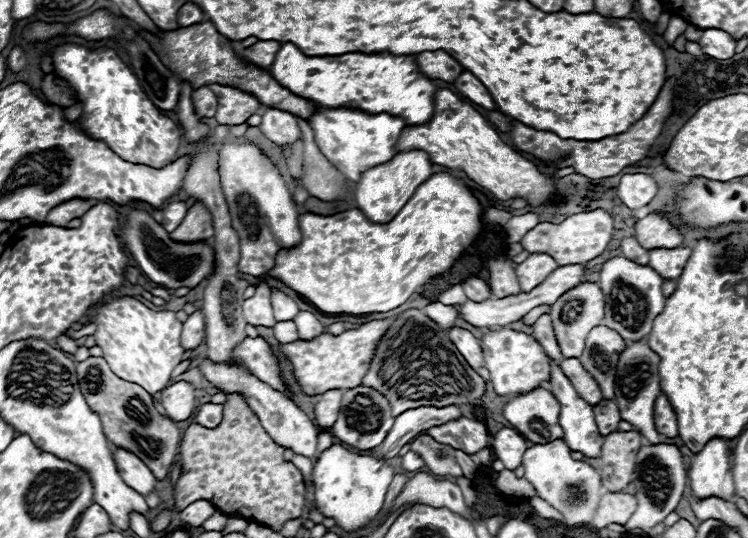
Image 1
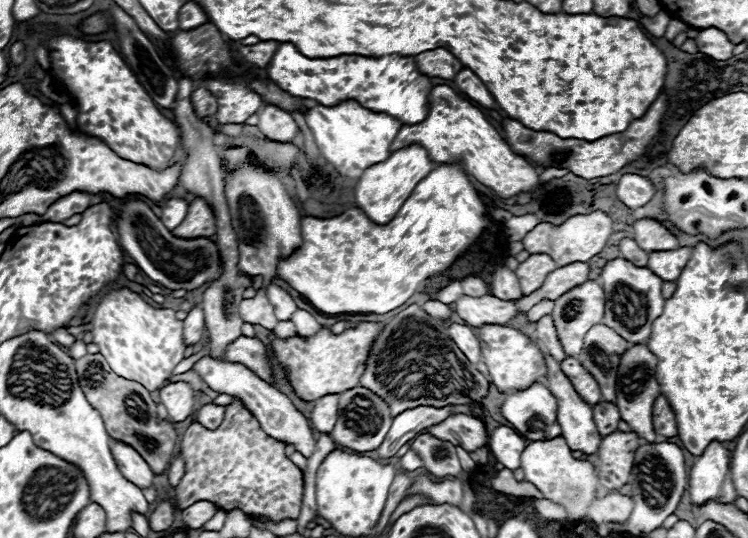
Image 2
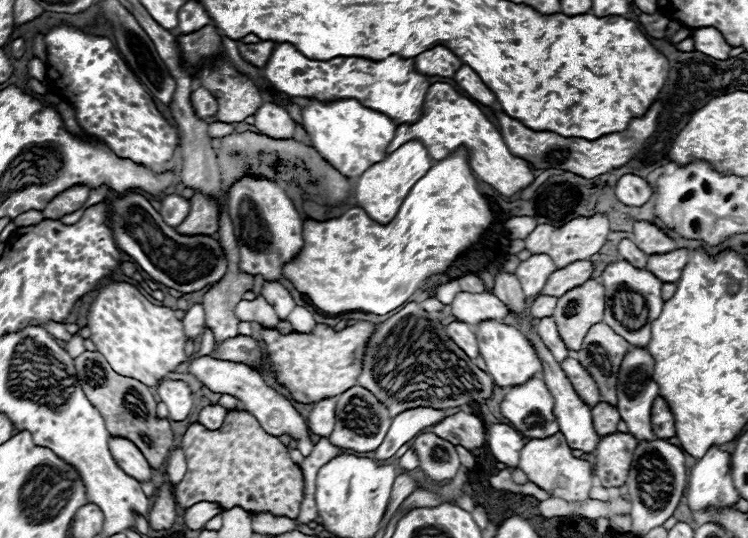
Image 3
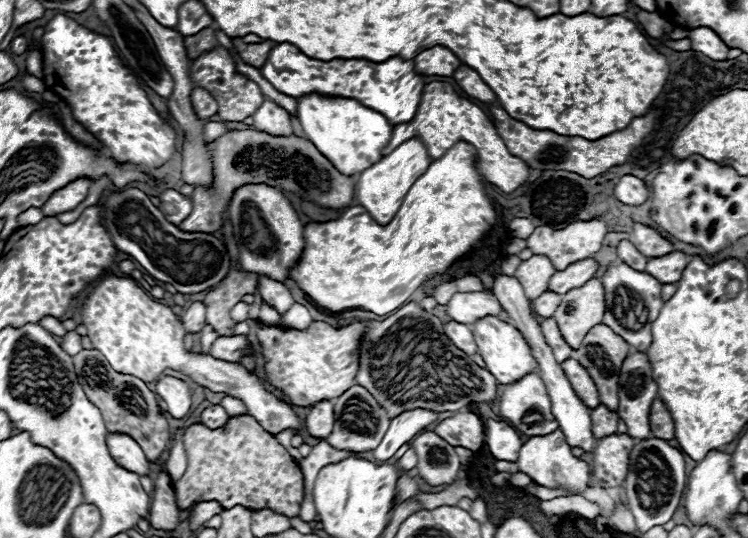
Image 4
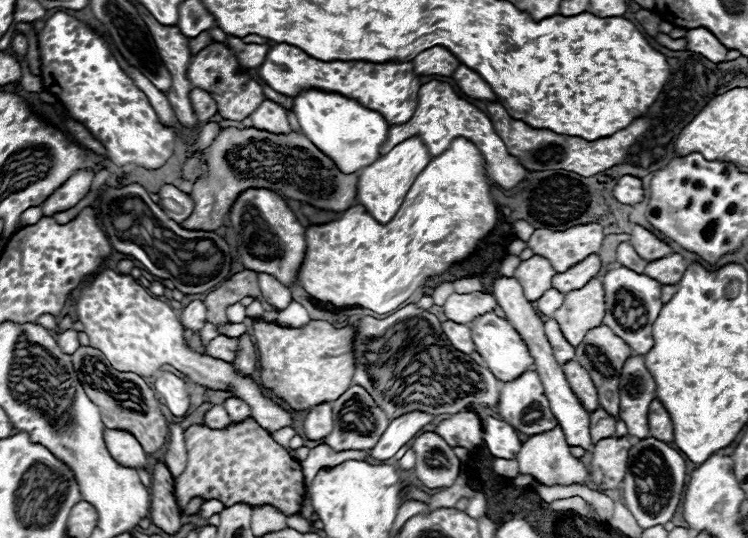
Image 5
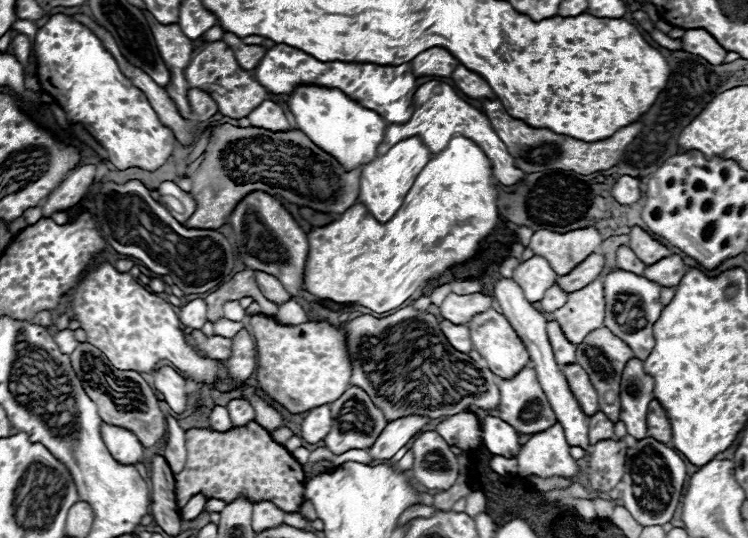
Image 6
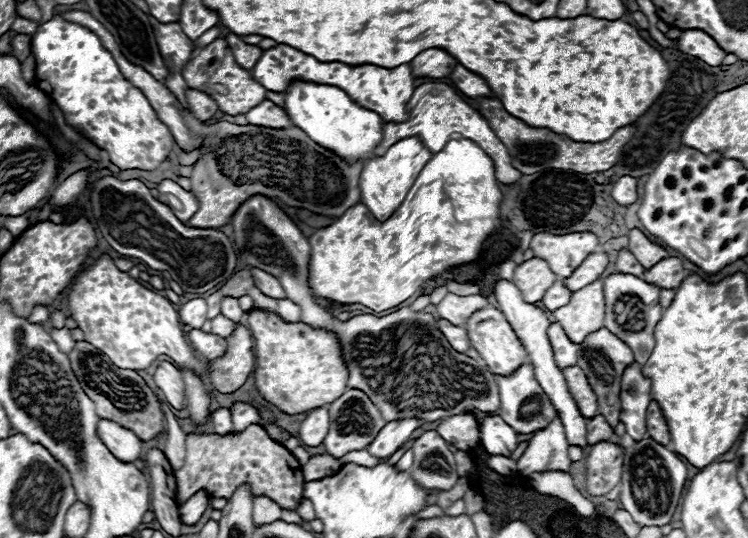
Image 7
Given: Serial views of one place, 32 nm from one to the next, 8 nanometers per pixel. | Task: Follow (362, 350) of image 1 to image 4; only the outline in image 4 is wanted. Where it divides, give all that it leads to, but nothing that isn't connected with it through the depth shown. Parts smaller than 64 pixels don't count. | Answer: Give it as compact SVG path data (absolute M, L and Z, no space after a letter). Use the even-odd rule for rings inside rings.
M314 322L308 330L280 330L278 326L258 324L256 336L262 348L266 380L282 390L286 400L296 406L312 406L326 398L334 400L356 384L360 344L366 330L366 322L356 322L340 330L326 322Z

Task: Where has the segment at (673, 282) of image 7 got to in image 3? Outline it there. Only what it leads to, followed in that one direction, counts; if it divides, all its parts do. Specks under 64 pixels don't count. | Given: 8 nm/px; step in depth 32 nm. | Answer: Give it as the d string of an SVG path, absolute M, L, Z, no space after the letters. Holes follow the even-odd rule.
M686 248L680 250L672 250L672 252L664 252L664 254L652 254L648 258L648 270L652 274L658 274L658 278L662 278L662 282L676 282L684 270L684 266L688 264L690 252Z

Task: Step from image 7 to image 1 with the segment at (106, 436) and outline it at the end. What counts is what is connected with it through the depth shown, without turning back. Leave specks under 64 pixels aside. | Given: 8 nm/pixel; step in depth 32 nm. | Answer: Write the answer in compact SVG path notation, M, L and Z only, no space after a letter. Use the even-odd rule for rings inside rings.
M116 448L116 468L122 476L122 480L140 496L148 496L150 492L156 490L156 478L154 474L146 468L146 464L136 458L134 454L126 452L126 450L118 450Z

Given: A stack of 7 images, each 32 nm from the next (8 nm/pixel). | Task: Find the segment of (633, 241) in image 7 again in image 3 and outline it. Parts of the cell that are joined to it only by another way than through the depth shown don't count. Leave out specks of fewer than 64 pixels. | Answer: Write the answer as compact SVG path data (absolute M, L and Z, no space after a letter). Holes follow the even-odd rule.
M646 220L634 222L634 238L632 240L648 256L670 252L676 248L676 242L662 228L658 228L656 224L646 222Z

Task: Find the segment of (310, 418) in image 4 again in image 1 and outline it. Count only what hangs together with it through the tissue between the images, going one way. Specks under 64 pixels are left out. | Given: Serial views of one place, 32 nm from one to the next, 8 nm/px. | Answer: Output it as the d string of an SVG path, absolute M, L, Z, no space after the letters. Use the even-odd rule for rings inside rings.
M334 388L334 390L328 390L318 396L318 402L314 408L314 424L320 430L328 430L336 422L338 412L340 412L340 404L342 404L342 394L344 394L344 390Z

